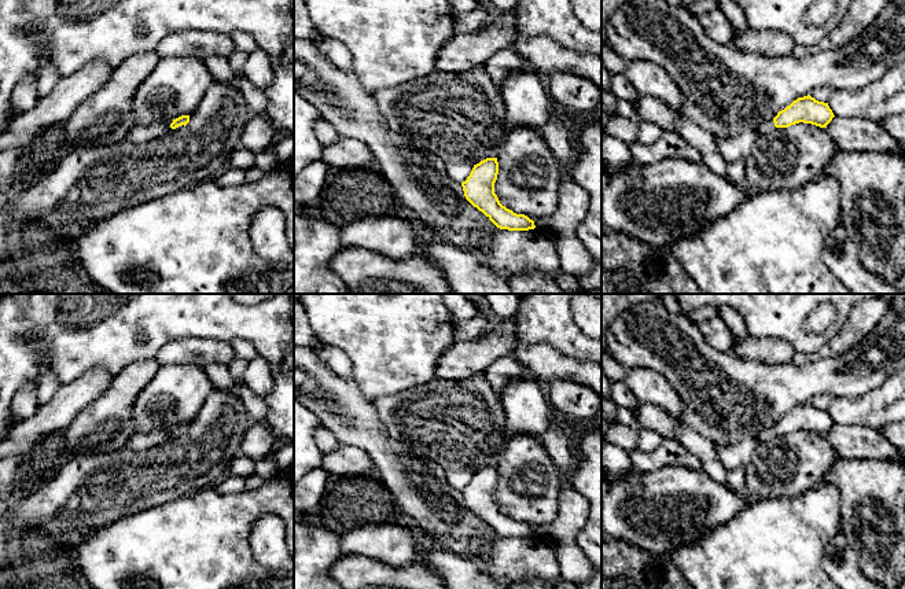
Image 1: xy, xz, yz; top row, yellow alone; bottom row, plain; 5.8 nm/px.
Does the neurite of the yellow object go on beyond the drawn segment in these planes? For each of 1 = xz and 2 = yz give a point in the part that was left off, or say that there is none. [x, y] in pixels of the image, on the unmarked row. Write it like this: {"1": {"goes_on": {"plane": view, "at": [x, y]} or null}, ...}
{"1": {"goes_on": {"plane": "xz", "at": [495, 459]}}, "2": {"goes_on": {"plane": "yz", "at": [765, 434]}}}

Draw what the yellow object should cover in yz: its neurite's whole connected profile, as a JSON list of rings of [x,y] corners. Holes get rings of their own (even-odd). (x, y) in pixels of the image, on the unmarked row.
[[[807,402],[794,408],[784,417],[779,419],[773,427],[762,428],[757,438],[759,442],[766,442],[776,435],[788,435],[799,430],[827,435],[834,424],[828,411],[818,409]]]

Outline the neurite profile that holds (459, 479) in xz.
[[[470,468],[459,470],[459,471],[446,471],[448,482],[457,490],[466,489],[472,475],[474,475],[474,471]]]

